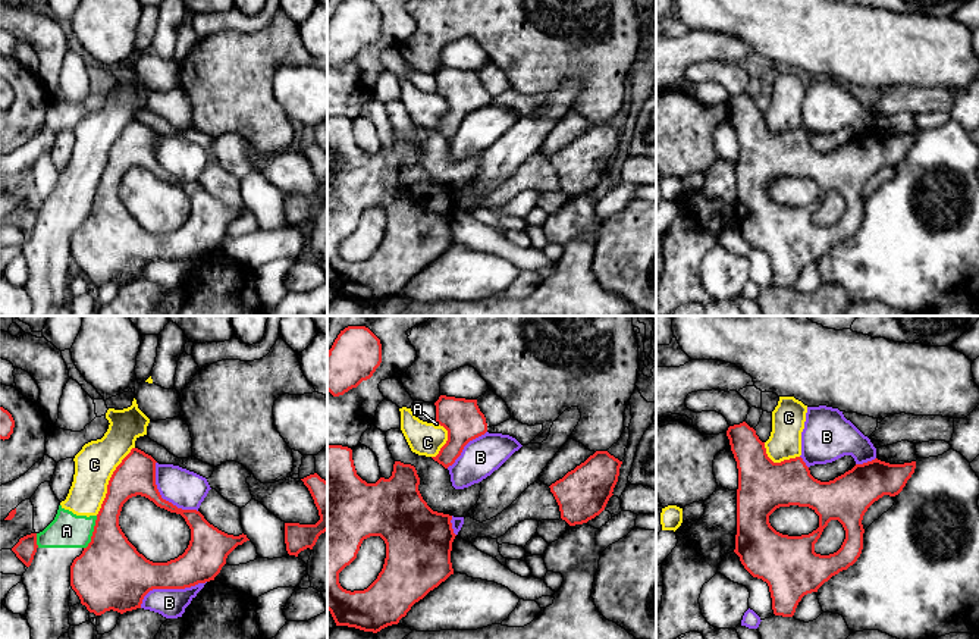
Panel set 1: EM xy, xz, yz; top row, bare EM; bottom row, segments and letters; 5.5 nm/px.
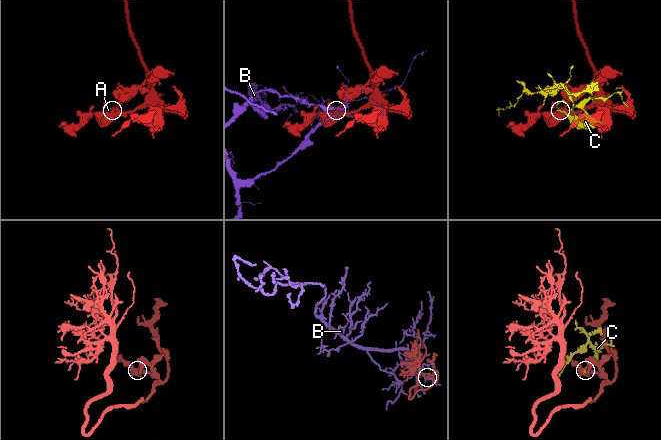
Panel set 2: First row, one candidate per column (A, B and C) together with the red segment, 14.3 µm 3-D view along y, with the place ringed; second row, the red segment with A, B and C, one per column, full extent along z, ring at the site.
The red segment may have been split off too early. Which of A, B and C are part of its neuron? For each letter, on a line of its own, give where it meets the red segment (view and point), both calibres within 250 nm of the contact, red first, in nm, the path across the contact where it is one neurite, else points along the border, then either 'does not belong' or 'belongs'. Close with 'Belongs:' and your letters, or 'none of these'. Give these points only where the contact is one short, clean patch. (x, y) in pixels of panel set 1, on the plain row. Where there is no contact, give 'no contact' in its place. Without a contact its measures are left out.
A: meets red in xy at (93, 203); 380 nm thick on the red side, 190 nm on the other; does not belong
B: meets red in xy at (169, 259); 300 nm thick on the red side, 160 nm on the other; does not belong
C: meets red in xy at (109, 152); 220 nm thick on the red side, 220 nm on the other; does not belong
Belongs: none of these

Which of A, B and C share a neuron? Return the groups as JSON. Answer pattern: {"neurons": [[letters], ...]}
{"neurons": [["A", "C"], ["B"]]}

